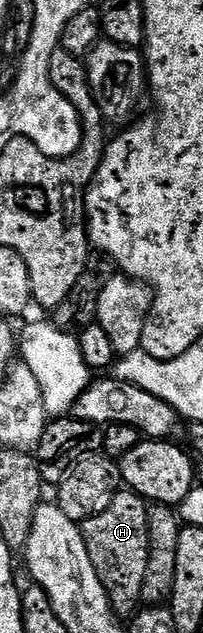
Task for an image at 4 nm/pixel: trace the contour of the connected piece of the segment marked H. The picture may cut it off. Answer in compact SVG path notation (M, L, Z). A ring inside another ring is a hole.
M121 489L105 513L89 517L81 525L83 540L89 549L89 561L93 561L93 569L97 569L97 577L101 577L111 607L119 617L134 616L143 603L145 569L149 569L148 506L148 500L134 491Z

